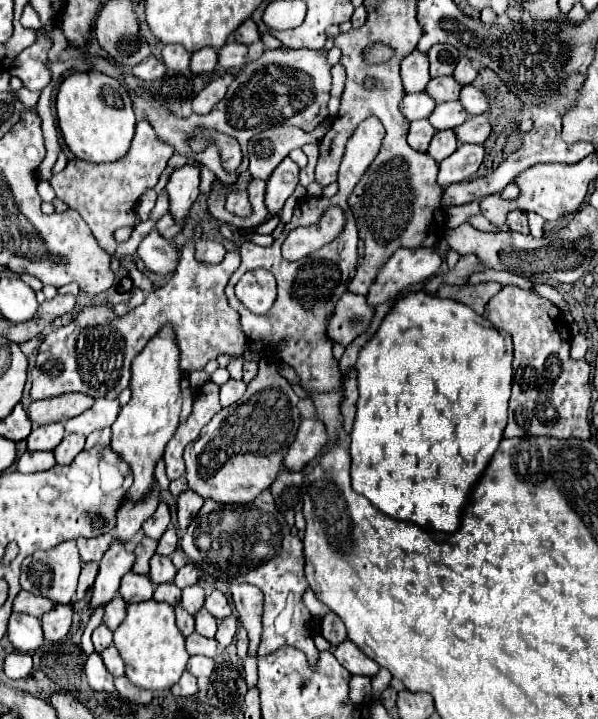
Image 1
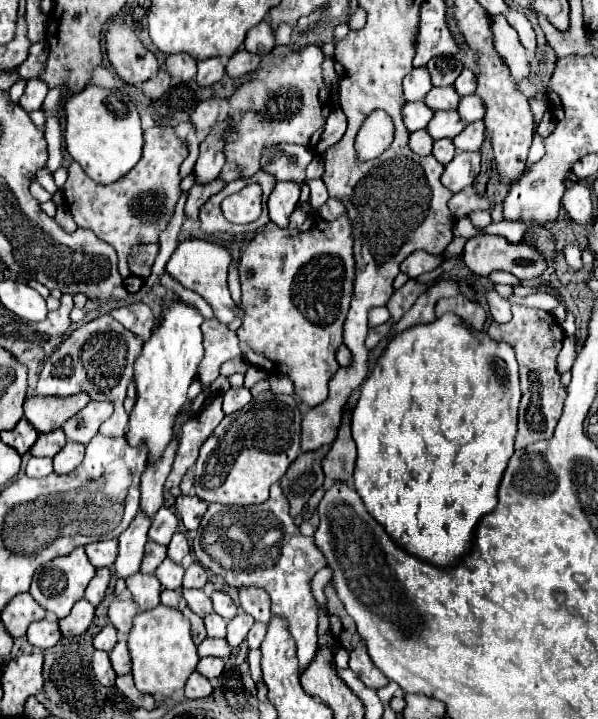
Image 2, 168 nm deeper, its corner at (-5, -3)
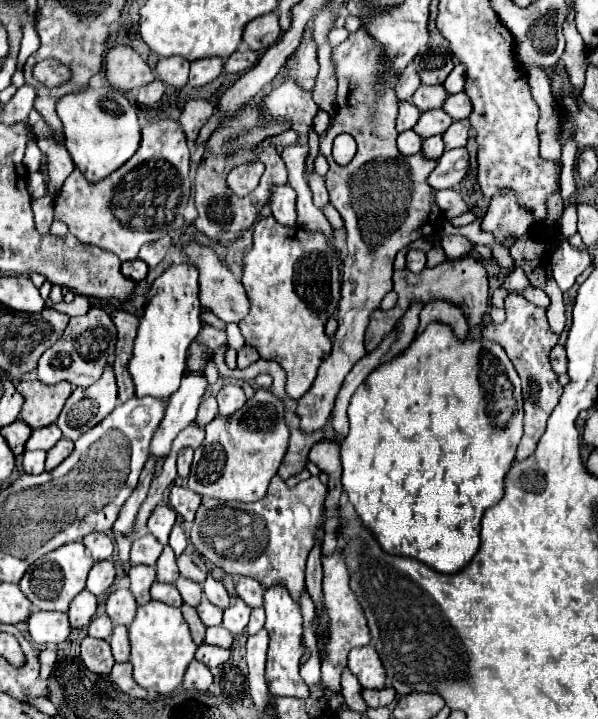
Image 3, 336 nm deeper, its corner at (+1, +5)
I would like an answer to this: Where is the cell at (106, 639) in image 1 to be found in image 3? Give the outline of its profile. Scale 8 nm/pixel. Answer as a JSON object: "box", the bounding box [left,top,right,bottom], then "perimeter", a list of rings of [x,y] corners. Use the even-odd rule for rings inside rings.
{"box":[88,614,114,640],"perimeter":[[[102,614],[102,616],[96,616],[96,618],[90,622],[90,626],[88,626],[88,636],[108,640],[108,638],[112,636],[112,630],[114,630],[112,620],[110,620],[106,614]]]}

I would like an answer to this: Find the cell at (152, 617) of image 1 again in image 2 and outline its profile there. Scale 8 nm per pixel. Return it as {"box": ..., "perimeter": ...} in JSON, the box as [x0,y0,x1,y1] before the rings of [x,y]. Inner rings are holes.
{"box":[128,606,198,696],"perimeter":[[[156,606],[154,610],[140,612],[134,618],[134,626],[128,636],[128,650],[132,656],[132,676],[140,692],[172,696],[174,690],[184,688],[188,676],[196,670],[198,652],[190,636],[190,622],[180,610]]]}

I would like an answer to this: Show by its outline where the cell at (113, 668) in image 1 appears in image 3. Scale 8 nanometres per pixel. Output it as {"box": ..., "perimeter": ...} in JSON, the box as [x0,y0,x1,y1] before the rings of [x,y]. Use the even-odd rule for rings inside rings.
{"box":[110,626,130,662],"perimeter":[[[126,626],[114,628],[114,634],[110,638],[110,646],[112,646],[112,656],[116,662],[128,662],[130,642],[128,642],[128,628]]]}

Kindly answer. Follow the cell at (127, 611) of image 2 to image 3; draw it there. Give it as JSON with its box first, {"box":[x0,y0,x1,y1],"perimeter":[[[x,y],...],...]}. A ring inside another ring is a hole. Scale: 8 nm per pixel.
{"box":[106,590,136,626],"perimeter":[[[116,590],[106,600],[106,614],[114,624],[128,626],[136,616],[136,600],[130,590]]]}

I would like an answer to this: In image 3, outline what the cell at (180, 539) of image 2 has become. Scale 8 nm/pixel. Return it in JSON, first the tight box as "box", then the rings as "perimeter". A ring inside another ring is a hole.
{"box":[168,526,188,556],"perimeter":[[[174,526],[174,528],[172,528],[172,534],[170,534],[168,544],[170,544],[170,548],[174,550],[174,554],[176,554],[176,556],[180,556],[180,554],[184,552],[184,548],[186,548],[188,540],[186,540],[186,536],[184,536],[184,532],[182,532],[182,528],[180,528],[180,526]]]}

